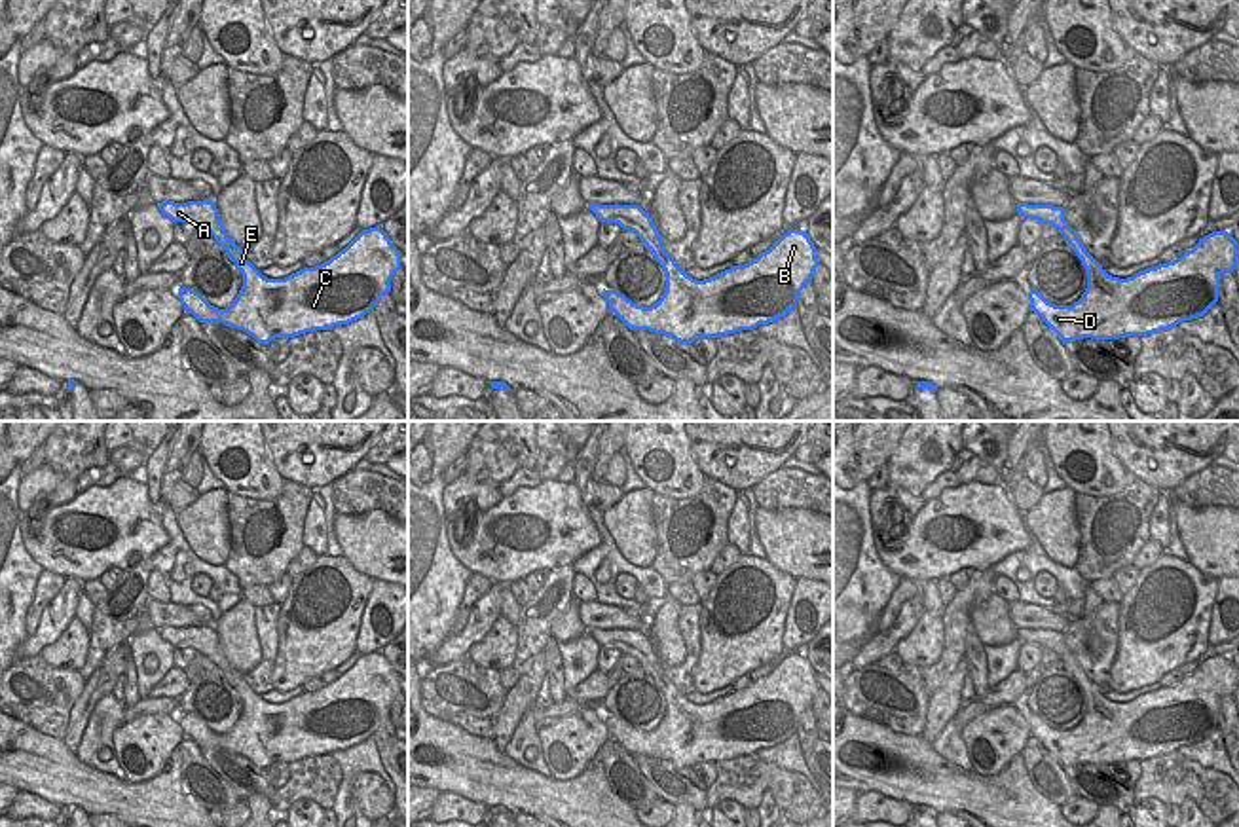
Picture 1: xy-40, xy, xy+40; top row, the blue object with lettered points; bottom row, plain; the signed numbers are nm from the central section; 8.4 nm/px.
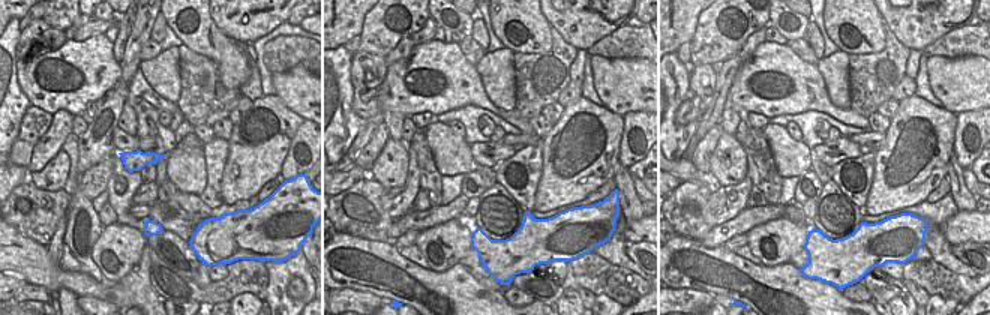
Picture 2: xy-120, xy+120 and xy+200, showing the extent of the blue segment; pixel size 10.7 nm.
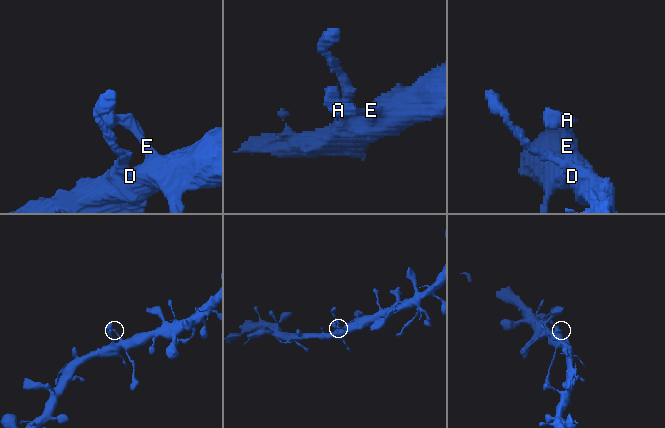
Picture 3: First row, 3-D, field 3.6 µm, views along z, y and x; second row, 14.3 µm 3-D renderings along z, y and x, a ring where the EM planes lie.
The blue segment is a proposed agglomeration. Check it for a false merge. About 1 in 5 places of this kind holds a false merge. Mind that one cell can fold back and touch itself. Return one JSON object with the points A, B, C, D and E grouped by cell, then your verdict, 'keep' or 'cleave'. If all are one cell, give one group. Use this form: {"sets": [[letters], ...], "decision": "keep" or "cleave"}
{"sets": [["A", "B", "C", "D", "E"]], "decision": "keep"}

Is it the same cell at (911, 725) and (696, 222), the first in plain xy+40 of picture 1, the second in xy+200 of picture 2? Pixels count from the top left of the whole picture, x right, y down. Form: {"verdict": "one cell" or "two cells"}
{"verdict": "one cell"}

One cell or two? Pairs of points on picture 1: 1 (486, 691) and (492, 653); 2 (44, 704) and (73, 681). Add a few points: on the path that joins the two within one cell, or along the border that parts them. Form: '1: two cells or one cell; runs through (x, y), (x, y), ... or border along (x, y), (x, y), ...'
1: two cells; border along (467, 653), (475, 662), (498, 672)
2: one cell; runs through (52, 697), (65, 687)

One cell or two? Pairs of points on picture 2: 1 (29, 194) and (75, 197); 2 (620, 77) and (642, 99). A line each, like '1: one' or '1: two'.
1: two
2: one

